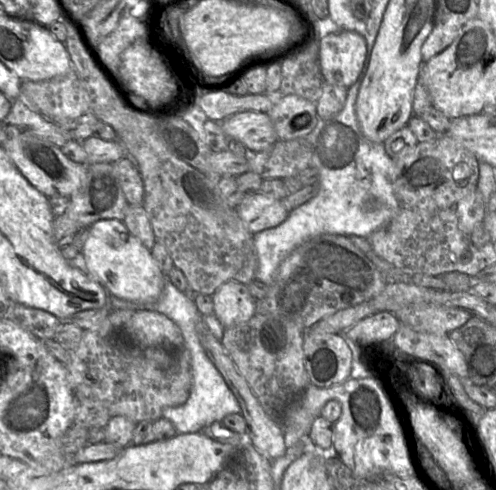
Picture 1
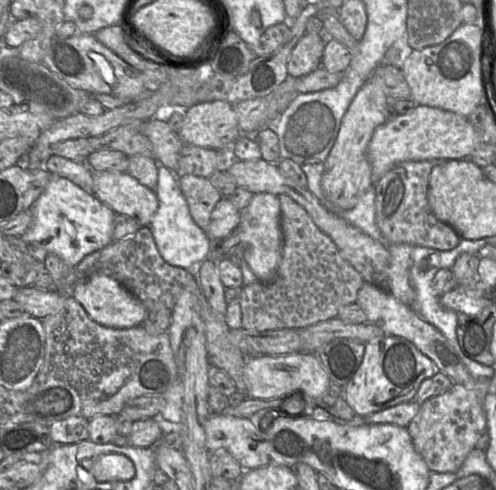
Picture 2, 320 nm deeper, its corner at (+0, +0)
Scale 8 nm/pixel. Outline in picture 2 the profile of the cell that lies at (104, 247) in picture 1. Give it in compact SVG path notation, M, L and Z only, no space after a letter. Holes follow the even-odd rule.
M53 176L32 205L32 212L33 221L20 238L36 259L44 261L47 253L54 253L75 268L86 255L114 241L115 212L67 178Z

